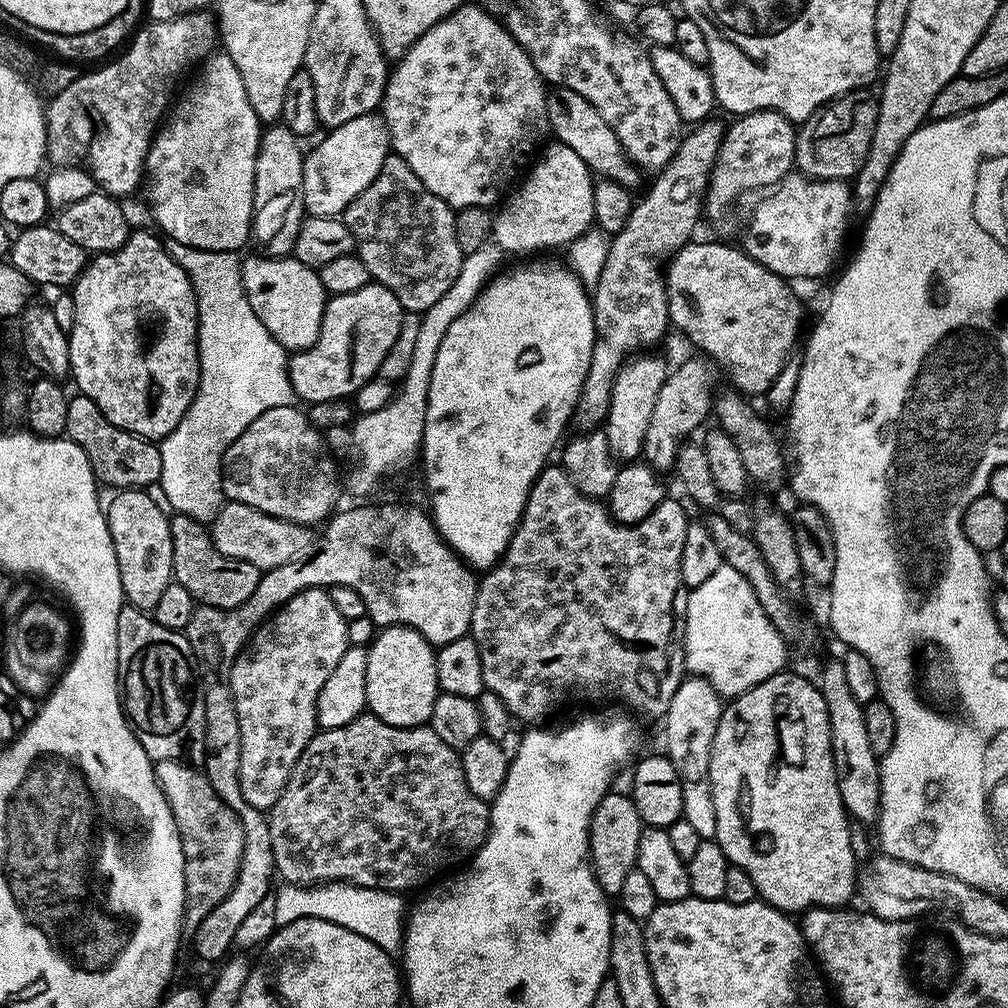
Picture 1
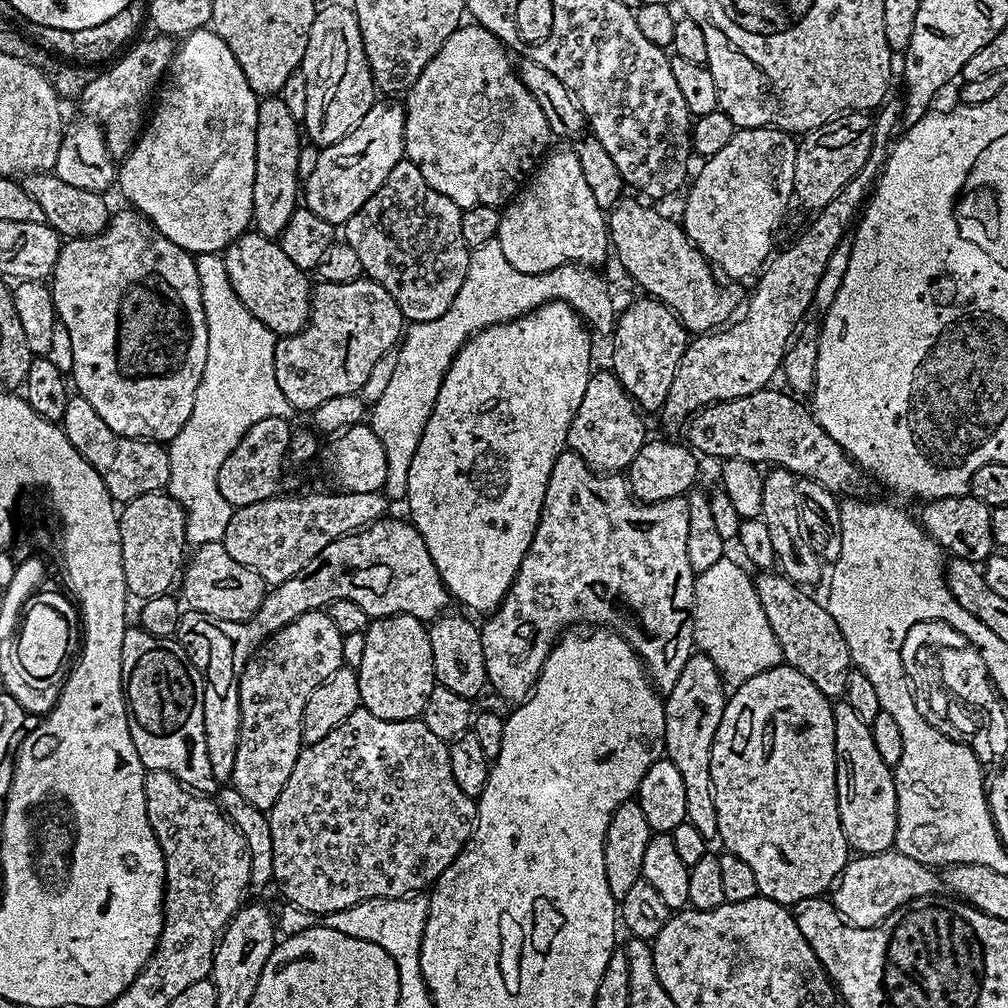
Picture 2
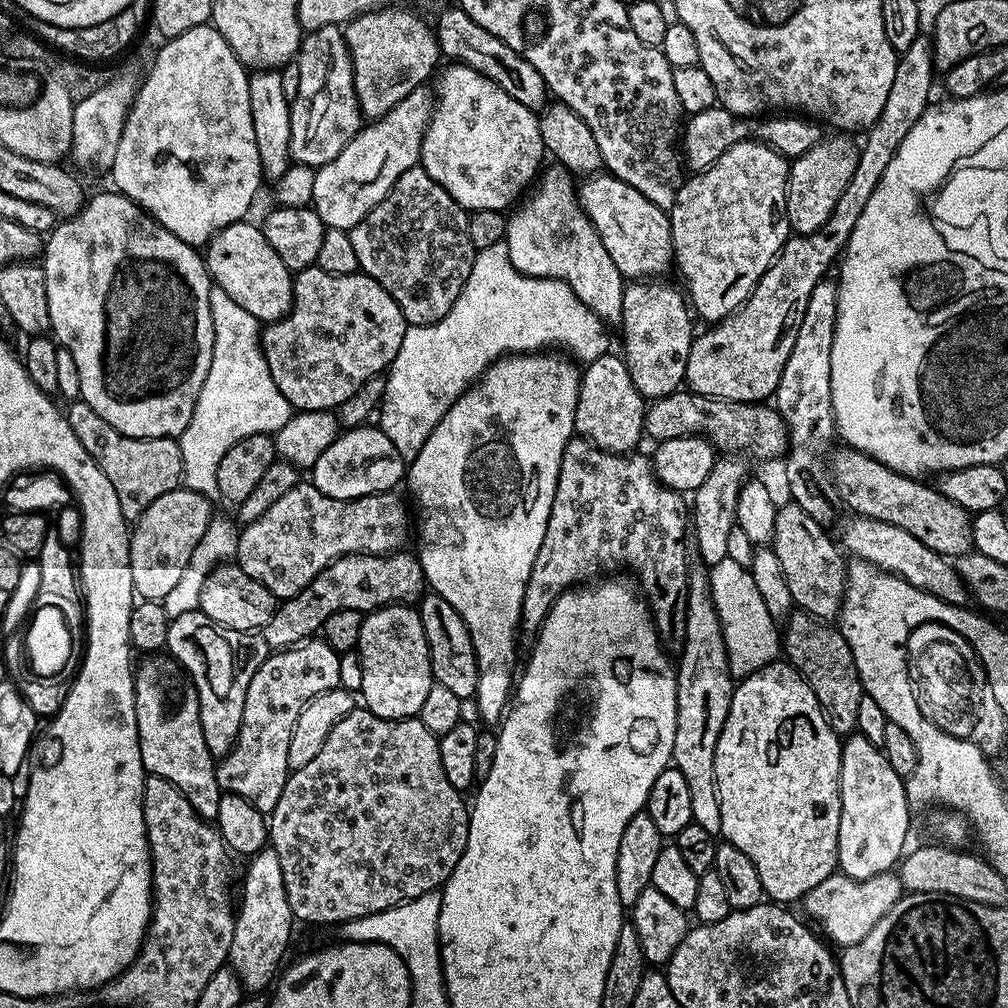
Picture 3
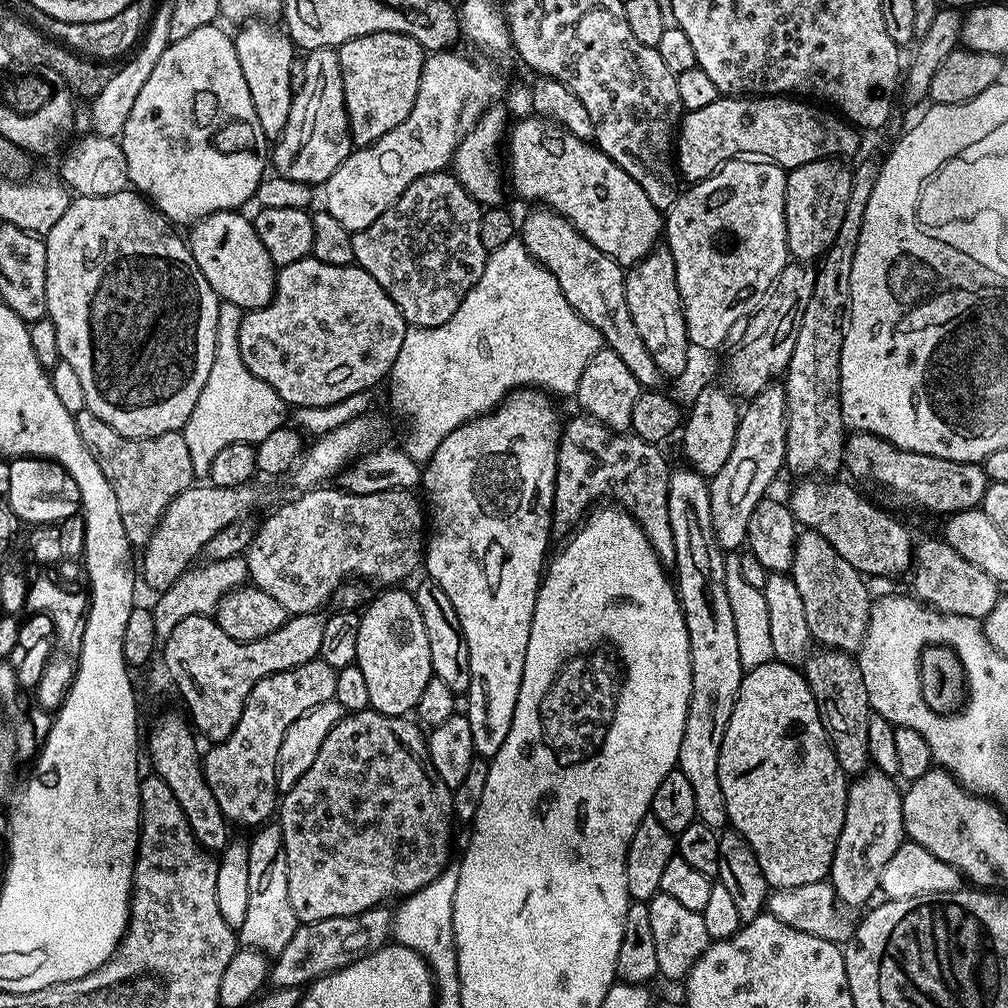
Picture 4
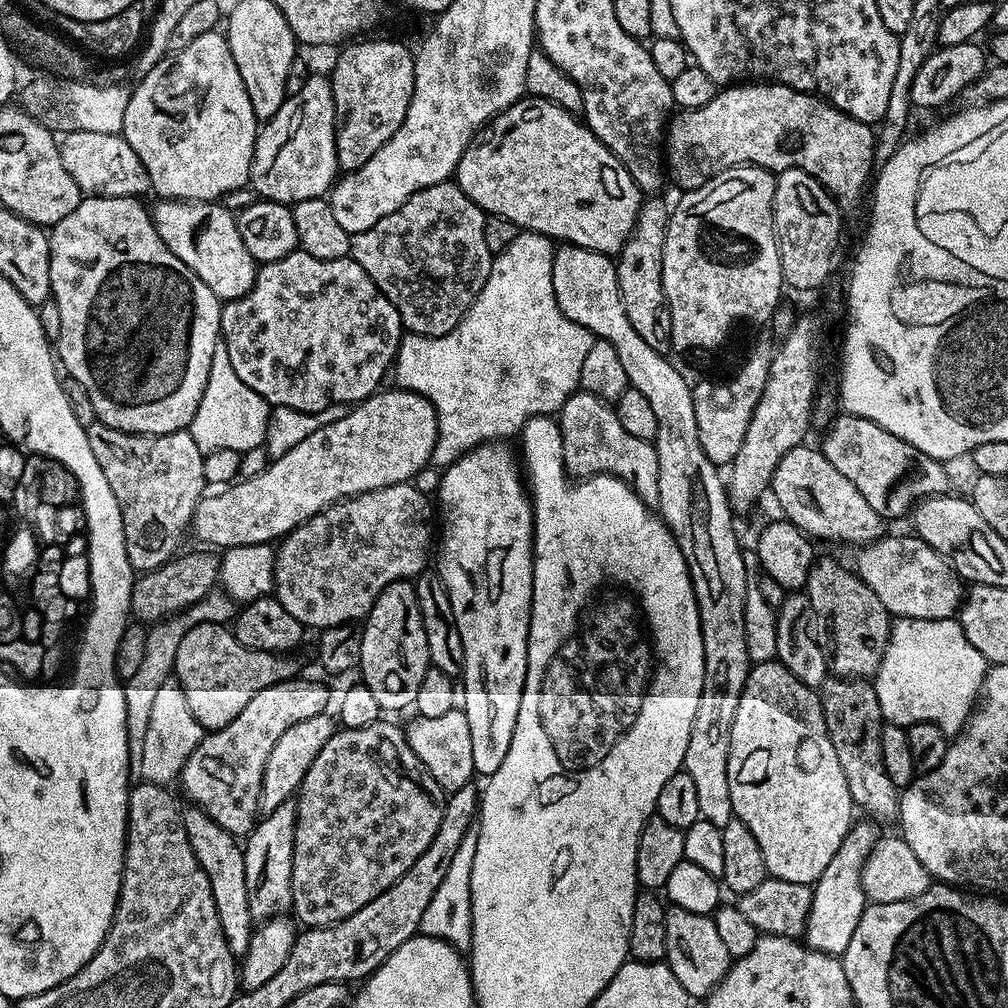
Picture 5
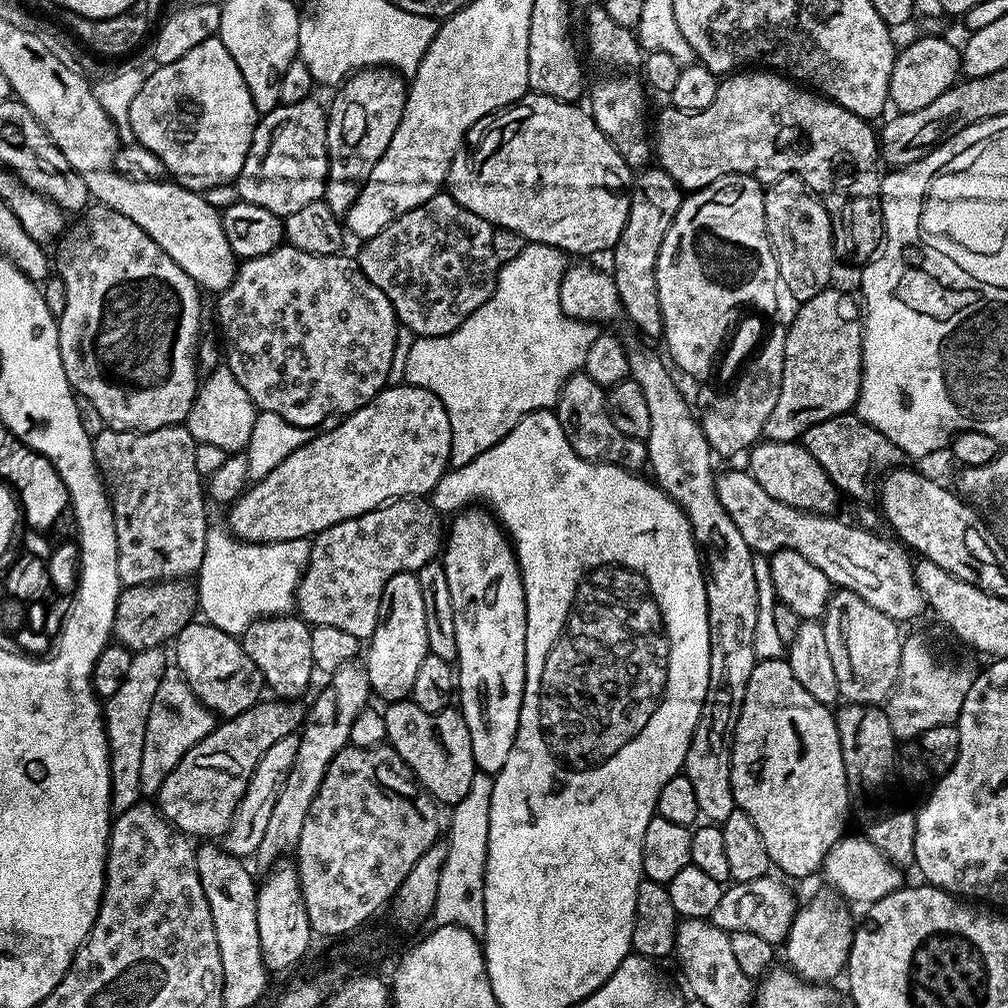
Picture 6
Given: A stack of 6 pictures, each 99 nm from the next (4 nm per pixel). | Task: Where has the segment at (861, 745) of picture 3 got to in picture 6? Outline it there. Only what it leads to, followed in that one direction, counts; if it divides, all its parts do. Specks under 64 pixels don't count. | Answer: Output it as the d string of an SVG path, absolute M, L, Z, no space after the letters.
M831 891L828 892L818 893L805 908L803 905L797 911L782 945L783 963L800 979L814 984L832 982L828 980L845 971L852 945L853 921L848 921L847 914L840 909L841 901Z

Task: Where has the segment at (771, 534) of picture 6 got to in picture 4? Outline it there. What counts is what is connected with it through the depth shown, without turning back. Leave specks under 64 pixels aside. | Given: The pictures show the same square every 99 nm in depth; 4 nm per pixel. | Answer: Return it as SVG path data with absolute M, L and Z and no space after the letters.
M943 538L936 540L924 540L915 545L914 567L912 576L911 595L921 604L935 608L944 615L956 617L969 616L975 620L983 621L985 616L994 610L994 606L1000 601L1002 595L1001 585L981 567L974 562L968 562L954 550Z

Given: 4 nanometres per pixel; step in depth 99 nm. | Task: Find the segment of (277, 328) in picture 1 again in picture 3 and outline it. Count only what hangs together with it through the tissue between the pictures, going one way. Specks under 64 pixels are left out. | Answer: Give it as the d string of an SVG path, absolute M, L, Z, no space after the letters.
M241 222L226 226L206 245L208 274L215 287L226 290L242 310L254 314L261 322L280 320L292 308L293 273L278 258L274 246L266 242L266 234L259 223Z

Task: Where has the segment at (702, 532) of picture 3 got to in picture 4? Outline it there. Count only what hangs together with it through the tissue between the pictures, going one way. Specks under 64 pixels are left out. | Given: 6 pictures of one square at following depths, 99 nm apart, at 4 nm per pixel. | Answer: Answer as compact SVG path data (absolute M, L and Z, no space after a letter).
M772 382L751 397L747 404L748 409L740 412L730 457L718 474L709 479L711 520L715 538L725 552L737 551L745 545L748 522L754 508L769 493L768 488L775 482L780 468L782 472L785 467L788 407L783 387Z

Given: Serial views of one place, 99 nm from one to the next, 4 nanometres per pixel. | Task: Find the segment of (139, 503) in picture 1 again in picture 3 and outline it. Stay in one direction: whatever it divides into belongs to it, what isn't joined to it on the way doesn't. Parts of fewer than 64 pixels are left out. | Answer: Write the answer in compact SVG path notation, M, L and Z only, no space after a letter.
M181 486L162 494L162 498L154 498L131 525L128 537L130 578L133 593L141 601L162 602L178 578L182 578L182 570L186 570L194 546L202 542L202 534L206 534L206 526L213 518L212 504L209 497Z

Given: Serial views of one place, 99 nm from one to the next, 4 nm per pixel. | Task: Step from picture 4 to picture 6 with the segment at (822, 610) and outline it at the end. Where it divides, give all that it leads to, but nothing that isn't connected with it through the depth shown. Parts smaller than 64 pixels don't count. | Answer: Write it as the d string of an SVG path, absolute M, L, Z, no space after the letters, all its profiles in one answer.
M845 588L831 593L822 623L829 658L836 673L839 697L853 704L878 706L885 703L900 676L901 646L904 641L900 636L901 625Z

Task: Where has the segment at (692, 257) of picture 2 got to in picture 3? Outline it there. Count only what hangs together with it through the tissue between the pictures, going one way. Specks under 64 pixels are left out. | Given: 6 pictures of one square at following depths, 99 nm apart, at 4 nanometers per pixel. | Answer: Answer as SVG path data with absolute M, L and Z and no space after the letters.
M593 174L579 185L580 205L590 218L606 254L618 266L625 278L635 282L645 278L660 278L674 264L672 254L672 221L663 208L654 206L650 198L638 194L634 186L611 174Z

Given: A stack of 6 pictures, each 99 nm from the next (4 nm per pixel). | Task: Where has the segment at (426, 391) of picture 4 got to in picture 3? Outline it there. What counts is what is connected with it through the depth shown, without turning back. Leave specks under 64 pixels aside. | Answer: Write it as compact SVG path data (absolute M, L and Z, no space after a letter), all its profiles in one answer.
M507 243L481 248L466 286L447 314L433 324L405 327L402 346L384 376L386 390L378 409L378 426L404 461L411 462L446 410L495 360L561 344L573 361L587 362L609 355L608 332L609 325L586 307L566 282L522 276L510 262Z

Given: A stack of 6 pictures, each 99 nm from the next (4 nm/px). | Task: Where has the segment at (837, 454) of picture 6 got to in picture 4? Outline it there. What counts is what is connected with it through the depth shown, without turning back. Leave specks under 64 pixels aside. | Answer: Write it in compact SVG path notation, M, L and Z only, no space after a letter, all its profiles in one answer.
M852 432L845 439L844 468L853 476L853 481L869 480L872 484L881 484L898 499L916 508L943 514L981 507L990 483L983 463L954 462L950 458L934 458L934 454L902 450L869 432Z

